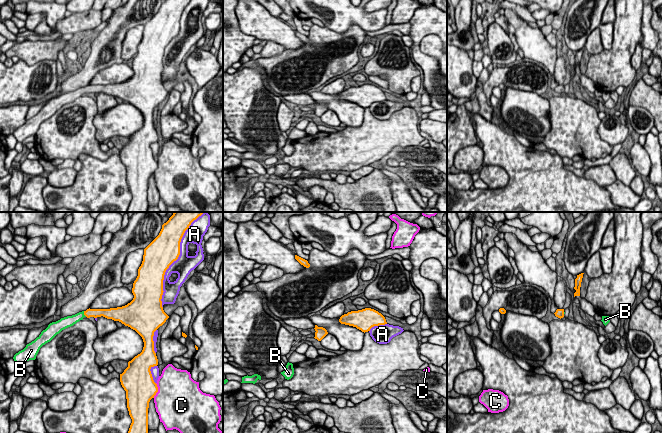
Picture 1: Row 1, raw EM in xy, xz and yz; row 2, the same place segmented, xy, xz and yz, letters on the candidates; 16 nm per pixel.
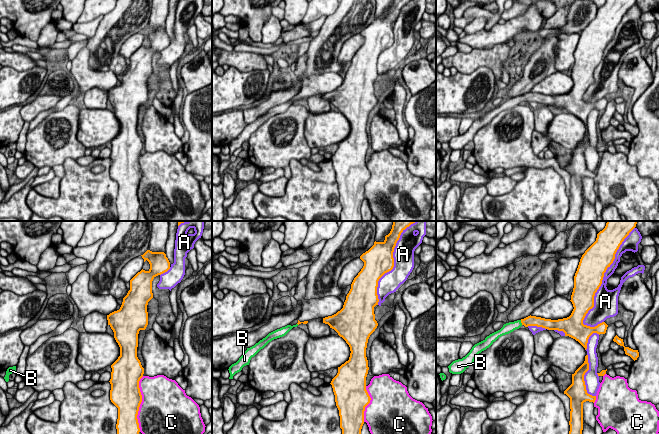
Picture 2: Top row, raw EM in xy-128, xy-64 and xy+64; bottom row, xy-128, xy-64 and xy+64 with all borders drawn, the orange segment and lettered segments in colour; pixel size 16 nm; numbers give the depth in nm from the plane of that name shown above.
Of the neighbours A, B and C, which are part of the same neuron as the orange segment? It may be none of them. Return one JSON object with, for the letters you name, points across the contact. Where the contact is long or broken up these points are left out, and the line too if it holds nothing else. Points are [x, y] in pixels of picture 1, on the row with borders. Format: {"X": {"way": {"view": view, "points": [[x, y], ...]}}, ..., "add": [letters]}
{"B": {"way": {"view": "xy", "points": [[95, 313], [84, 314], [70, 320]]}}, "add": ["B"]}

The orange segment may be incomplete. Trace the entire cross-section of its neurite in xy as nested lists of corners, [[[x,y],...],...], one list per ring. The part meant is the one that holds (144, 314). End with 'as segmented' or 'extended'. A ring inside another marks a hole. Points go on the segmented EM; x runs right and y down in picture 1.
[[[174,212],[169,220],[162,225],[159,235],[144,249],[143,261],[138,269],[138,276],[133,283],[133,300],[125,306],[110,309],[87,309],[72,316],[61,318],[52,322],[41,334],[13,357],[17,366],[23,366],[29,360],[35,360],[40,348],[50,342],[62,330],[73,326],[84,317],[105,317],[119,321],[125,326],[135,330],[143,339],[144,347],[140,354],[128,362],[128,367],[120,374],[120,382],[126,391],[127,408],[132,419],[128,433],[148,433],[148,408],[149,402],[158,392],[150,369],[158,365],[154,351],[154,332],[162,326],[169,316],[162,307],[163,280],[166,270],[178,259],[180,255],[180,242],[191,223],[204,212]]]; extended

